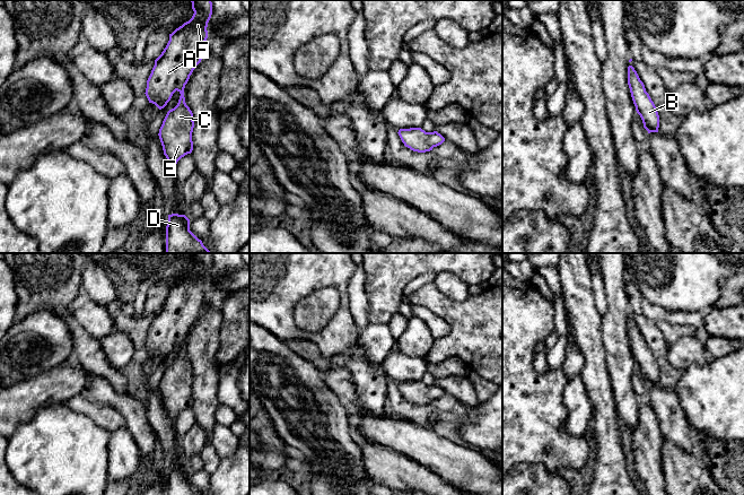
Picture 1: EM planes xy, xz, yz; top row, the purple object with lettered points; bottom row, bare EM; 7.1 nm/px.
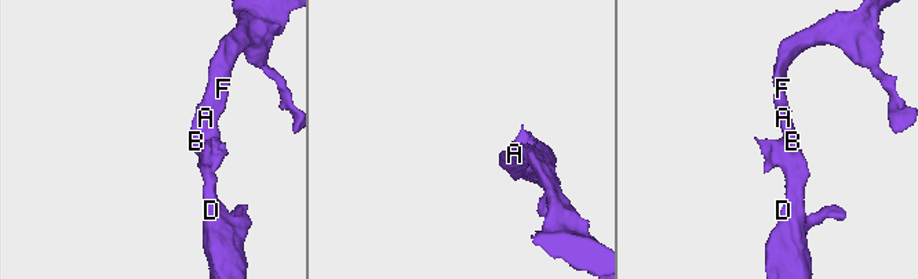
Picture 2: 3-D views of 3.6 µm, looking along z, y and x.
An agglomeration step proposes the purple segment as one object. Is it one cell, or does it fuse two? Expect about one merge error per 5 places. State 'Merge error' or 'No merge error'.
No merge error

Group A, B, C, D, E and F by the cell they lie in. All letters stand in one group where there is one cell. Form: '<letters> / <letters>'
A B C D E F

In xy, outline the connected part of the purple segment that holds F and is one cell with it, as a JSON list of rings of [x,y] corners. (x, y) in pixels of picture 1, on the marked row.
[[[191,0],[191,2],[194,11],[192,18],[169,34],[166,47],[155,60],[145,93],[149,103],[155,104],[159,110],[167,105],[176,90],[181,94],[177,105],[167,112],[158,133],[164,155],[173,170],[182,157],[191,154],[193,150],[193,113],[185,103],[184,88],[193,70],[202,60],[208,38],[207,27],[212,15],[211,0]]]

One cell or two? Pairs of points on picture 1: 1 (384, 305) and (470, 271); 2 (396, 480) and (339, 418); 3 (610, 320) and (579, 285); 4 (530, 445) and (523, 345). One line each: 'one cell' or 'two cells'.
1: one cell
2: two cells
3: two cells
4: one cell

